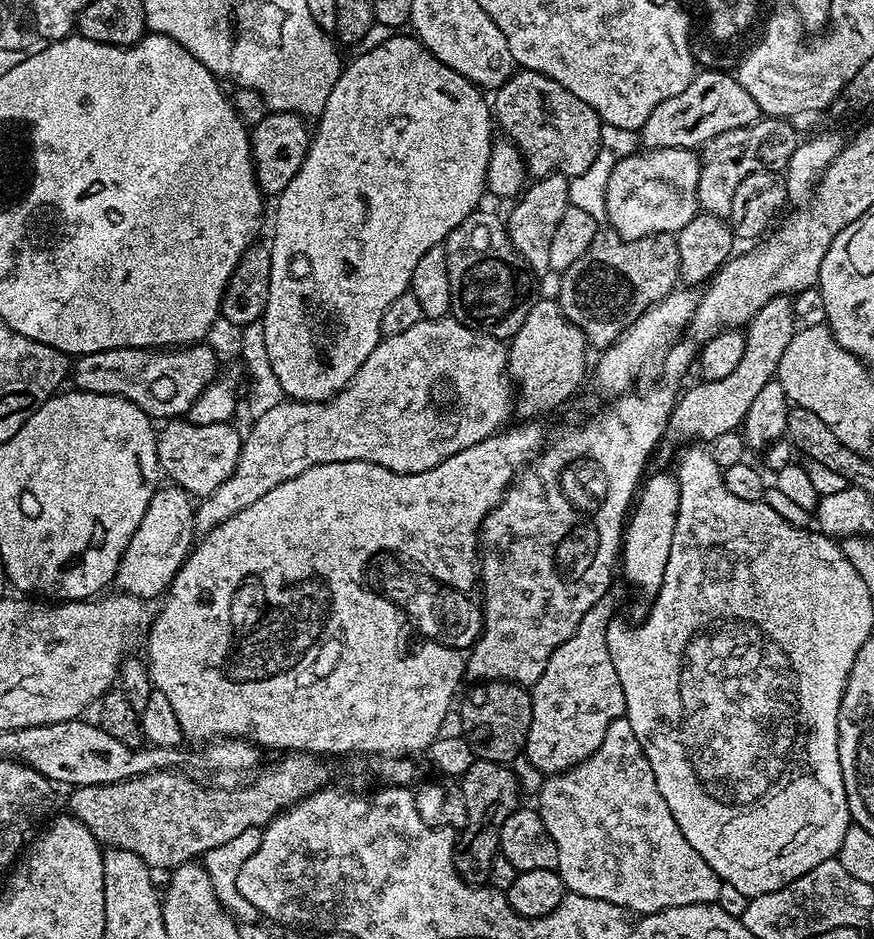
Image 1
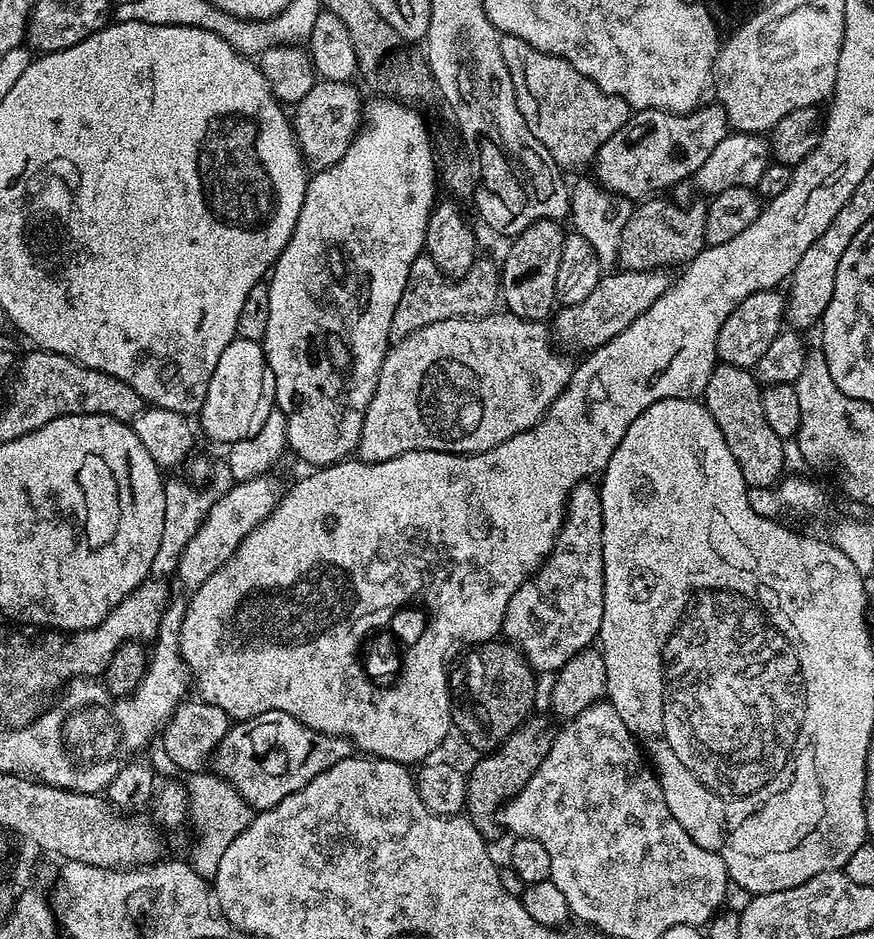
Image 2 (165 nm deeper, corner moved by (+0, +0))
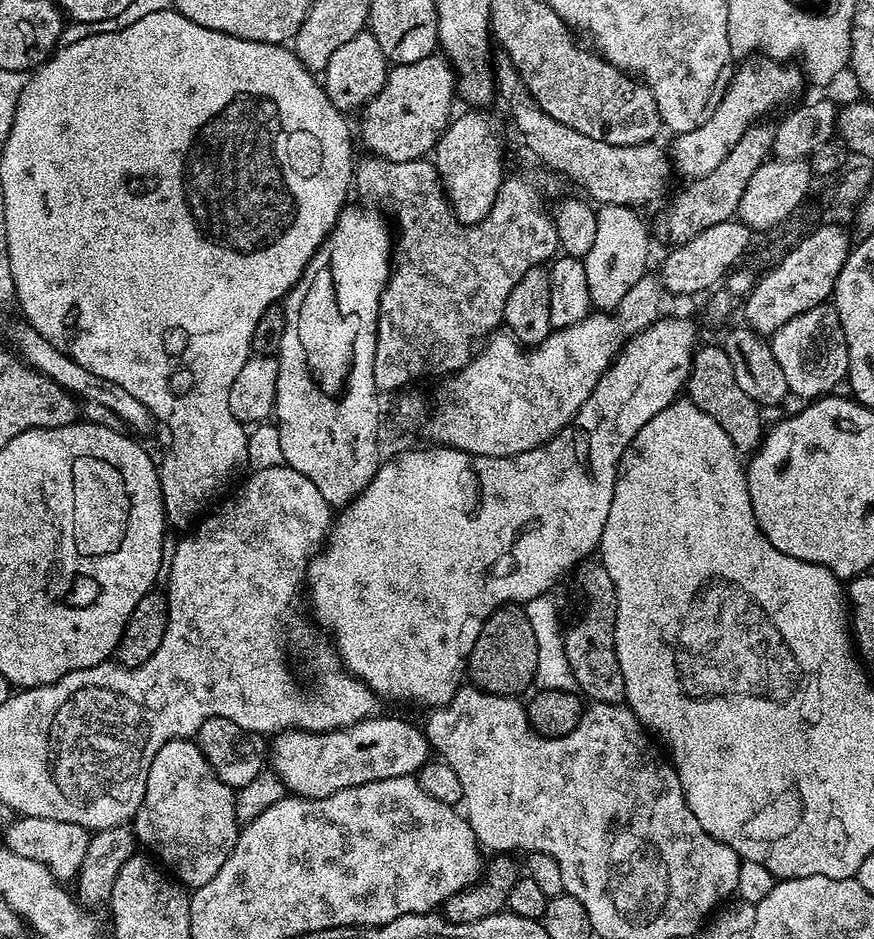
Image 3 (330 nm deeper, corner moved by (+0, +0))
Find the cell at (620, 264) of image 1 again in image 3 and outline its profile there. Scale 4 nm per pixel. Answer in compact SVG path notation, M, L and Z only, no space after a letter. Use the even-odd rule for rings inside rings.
M768 122L753 124L738 138L738 146L726 154L726 159L715 170L710 170L702 178L687 183L682 192L672 200L672 205L664 212L664 217L657 222L656 228L662 235L668 236L669 245L675 246L690 242L690 238L698 238L702 230L710 230L710 226L718 226L718 222L726 222L736 216L738 202L742 202L742 194L750 178L758 166L772 156L772 143L776 137L776 128Z

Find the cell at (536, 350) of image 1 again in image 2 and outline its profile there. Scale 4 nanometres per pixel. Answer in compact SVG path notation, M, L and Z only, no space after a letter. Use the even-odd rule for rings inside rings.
M662 268L612 271L616 272L609 276L608 273L601 275L598 286L594 286L594 290L590 290L590 294L586 294L582 302L563 305L551 317L550 332L561 349L573 348L579 354L584 354L593 348L601 348L603 344L622 334L622 330L626 330L626 326L630 326L634 318L646 314L646 310L650 310L650 306L654 306L654 302L658 302L658 298L666 294L674 279L671 271Z

